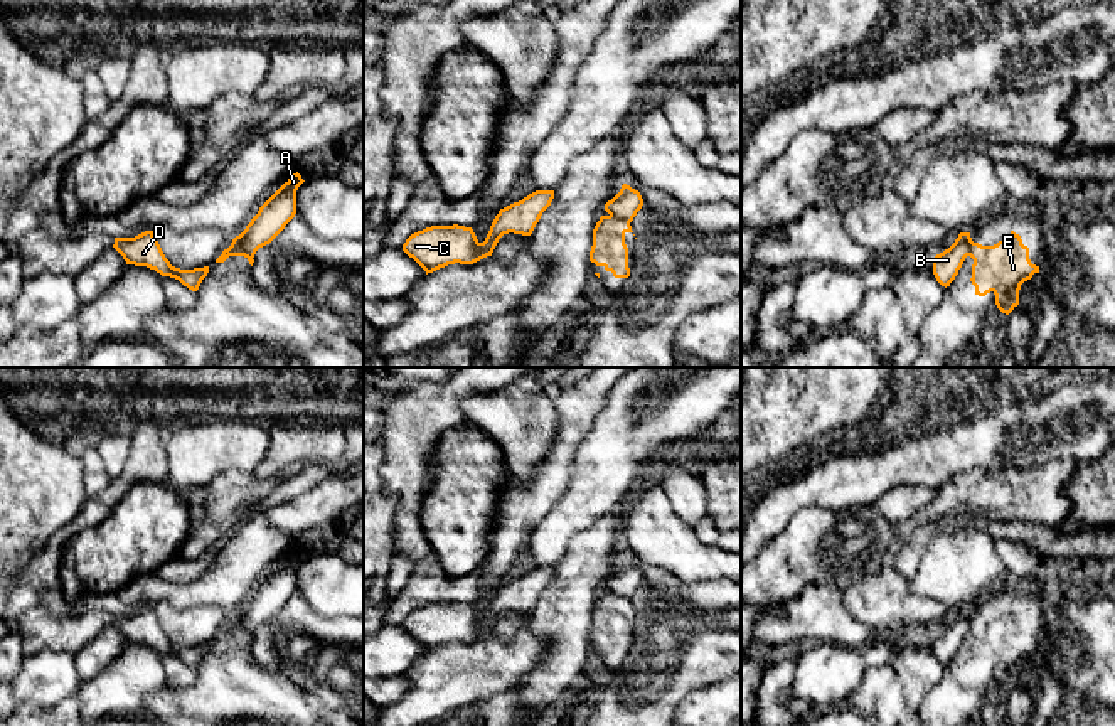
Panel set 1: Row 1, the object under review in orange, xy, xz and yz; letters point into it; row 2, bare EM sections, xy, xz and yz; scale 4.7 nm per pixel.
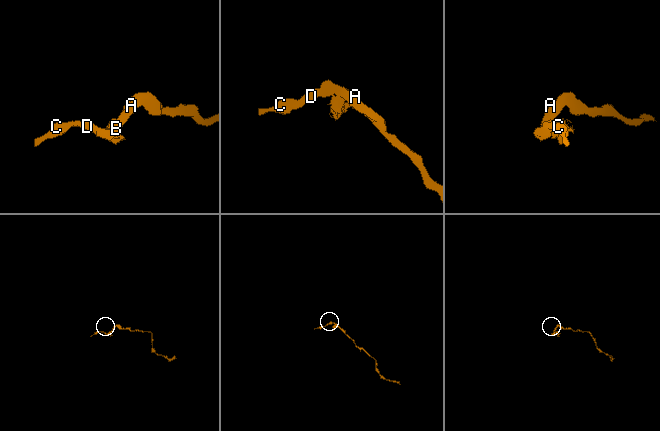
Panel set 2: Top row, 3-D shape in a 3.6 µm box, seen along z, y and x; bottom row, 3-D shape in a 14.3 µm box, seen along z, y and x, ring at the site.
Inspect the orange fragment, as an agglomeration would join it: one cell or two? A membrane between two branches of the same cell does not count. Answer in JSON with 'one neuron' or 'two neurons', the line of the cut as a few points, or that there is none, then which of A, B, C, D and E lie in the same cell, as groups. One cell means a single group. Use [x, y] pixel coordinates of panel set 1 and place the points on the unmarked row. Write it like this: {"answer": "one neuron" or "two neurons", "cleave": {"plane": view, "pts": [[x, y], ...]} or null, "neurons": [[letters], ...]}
{"answer": "two neurons", "cleave": {"plane": "xy", "pts": [[238, 613], [238, 622], [251, 635]]}, "neurons": [["A", "B", "C", "D"], ["E"]]}

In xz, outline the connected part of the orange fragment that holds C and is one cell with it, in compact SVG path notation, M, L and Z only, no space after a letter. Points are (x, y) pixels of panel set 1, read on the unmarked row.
M536 568L522 578L500 586L483 620L477 617L472 605L458 601L431 603L411 611L403 622L403 628L426 652L455 640L473 642L492 633L504 611L531 613L552 576L554 568Z

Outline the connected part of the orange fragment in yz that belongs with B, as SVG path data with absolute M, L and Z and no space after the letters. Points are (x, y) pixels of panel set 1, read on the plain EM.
M960 610L955 620L943 630L935 633L933 652L942 664L950 664L950 660L958 652L965 635L970 627L970 610Z

